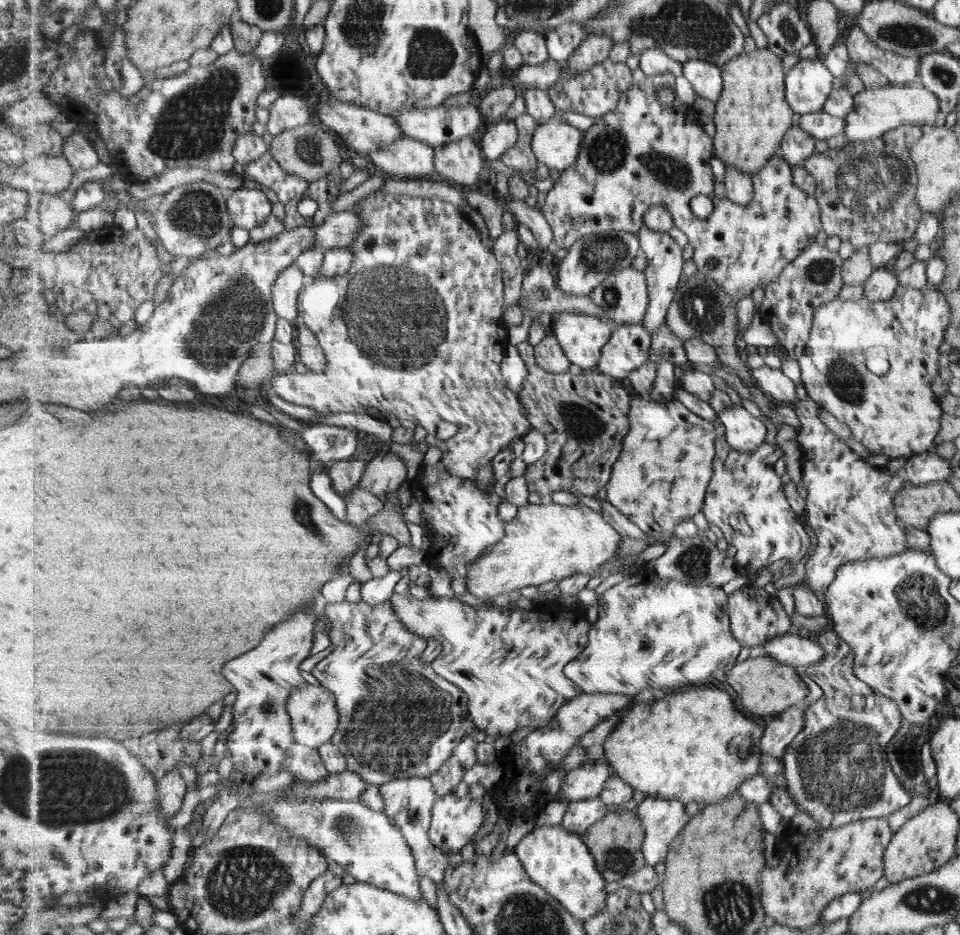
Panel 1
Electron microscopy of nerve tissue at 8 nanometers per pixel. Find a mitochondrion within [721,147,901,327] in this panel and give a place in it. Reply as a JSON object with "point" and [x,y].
{"point":[821,271]}

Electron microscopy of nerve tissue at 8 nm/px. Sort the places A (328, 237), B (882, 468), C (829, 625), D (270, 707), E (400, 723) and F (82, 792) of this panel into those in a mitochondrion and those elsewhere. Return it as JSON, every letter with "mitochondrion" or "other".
{"A":"other","B":"other","C":"other","D":"mitochondrion","E":"mitochondrion","F":"mitochondrion"}

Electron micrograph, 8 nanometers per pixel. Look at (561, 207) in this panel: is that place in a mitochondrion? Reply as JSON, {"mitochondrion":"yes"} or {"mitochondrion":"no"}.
{"mitochondrion":"no"}

